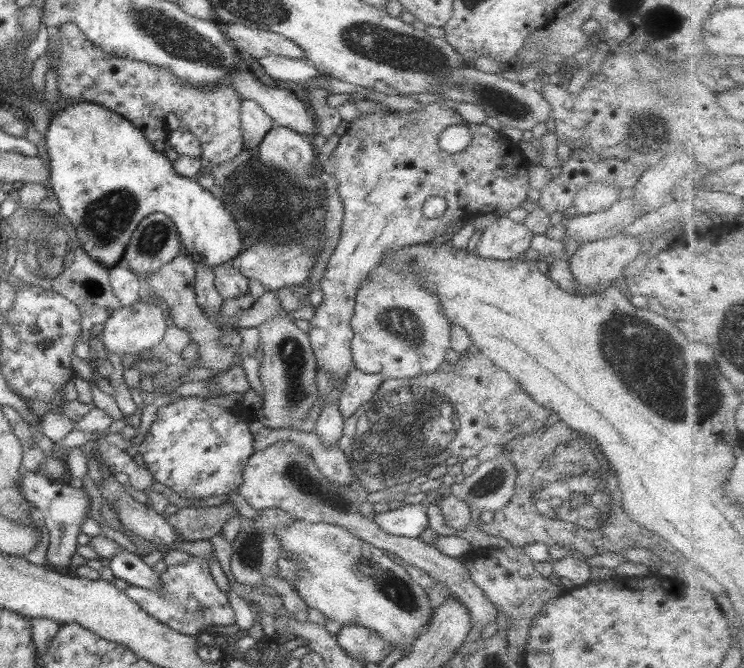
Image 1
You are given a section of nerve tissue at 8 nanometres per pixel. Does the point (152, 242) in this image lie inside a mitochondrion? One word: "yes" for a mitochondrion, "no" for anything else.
yes

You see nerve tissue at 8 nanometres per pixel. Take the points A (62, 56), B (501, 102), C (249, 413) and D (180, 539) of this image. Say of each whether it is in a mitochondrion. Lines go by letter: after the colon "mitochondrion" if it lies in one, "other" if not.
A: mitochondrion
B: mitochondrion
C: other
D: other

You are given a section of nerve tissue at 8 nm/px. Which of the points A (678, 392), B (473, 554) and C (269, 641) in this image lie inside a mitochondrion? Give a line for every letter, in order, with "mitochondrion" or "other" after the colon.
A: mitochondrion
B: other
C: other

